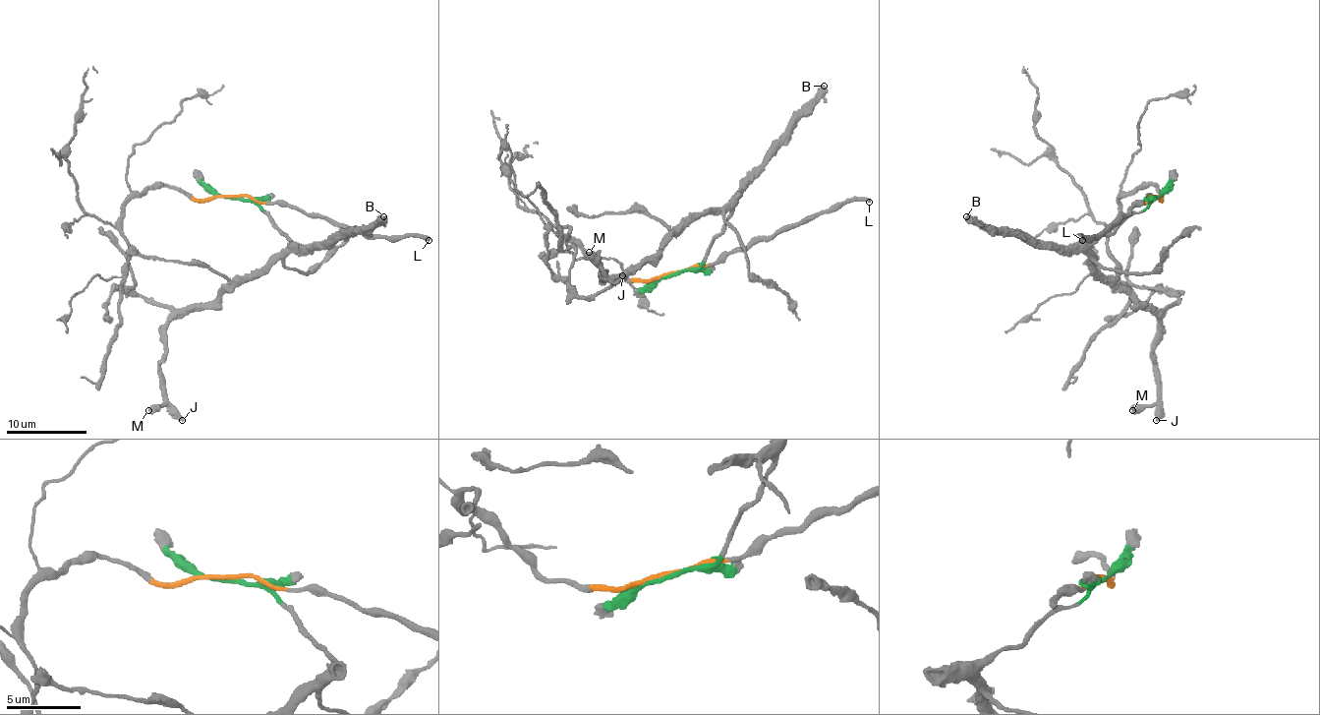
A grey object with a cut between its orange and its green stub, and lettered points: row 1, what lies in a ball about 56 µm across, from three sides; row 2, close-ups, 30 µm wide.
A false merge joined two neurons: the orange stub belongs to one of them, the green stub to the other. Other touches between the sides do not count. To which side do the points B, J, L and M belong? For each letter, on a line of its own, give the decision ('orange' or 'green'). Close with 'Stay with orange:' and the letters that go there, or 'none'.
B: green
J: green
L: orange
M: green
Stay with orange: L

